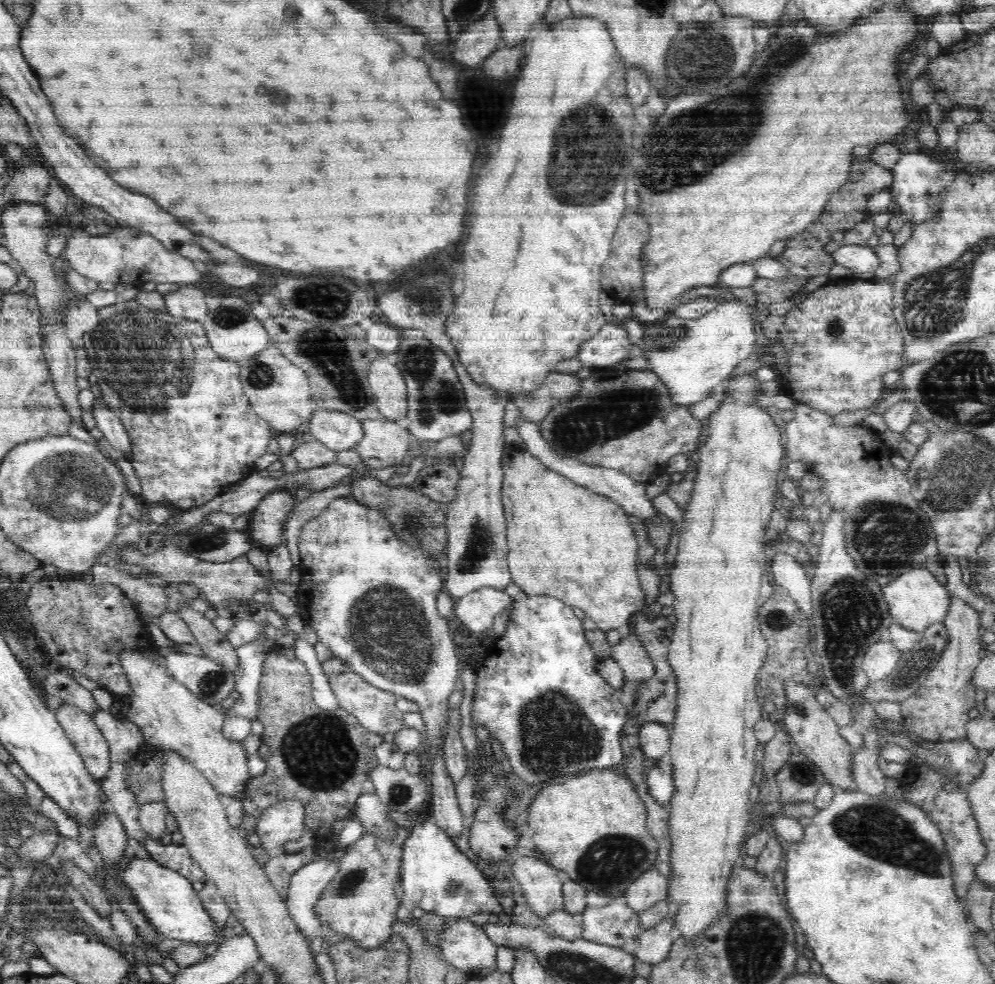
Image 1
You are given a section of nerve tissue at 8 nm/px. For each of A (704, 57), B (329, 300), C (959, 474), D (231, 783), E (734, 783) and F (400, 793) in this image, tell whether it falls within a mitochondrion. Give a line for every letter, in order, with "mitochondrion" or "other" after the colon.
A: mitochondrion
B: mitochondrion
C: mitochondrion
D: other
E: other
F: mitochondrion

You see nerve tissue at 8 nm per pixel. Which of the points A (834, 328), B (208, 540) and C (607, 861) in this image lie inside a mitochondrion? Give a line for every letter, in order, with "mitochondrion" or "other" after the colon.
A: mitochondrion
B: mitochondrion
C: mitochondrion

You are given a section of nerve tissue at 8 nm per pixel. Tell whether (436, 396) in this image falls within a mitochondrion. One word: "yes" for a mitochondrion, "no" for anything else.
yes

